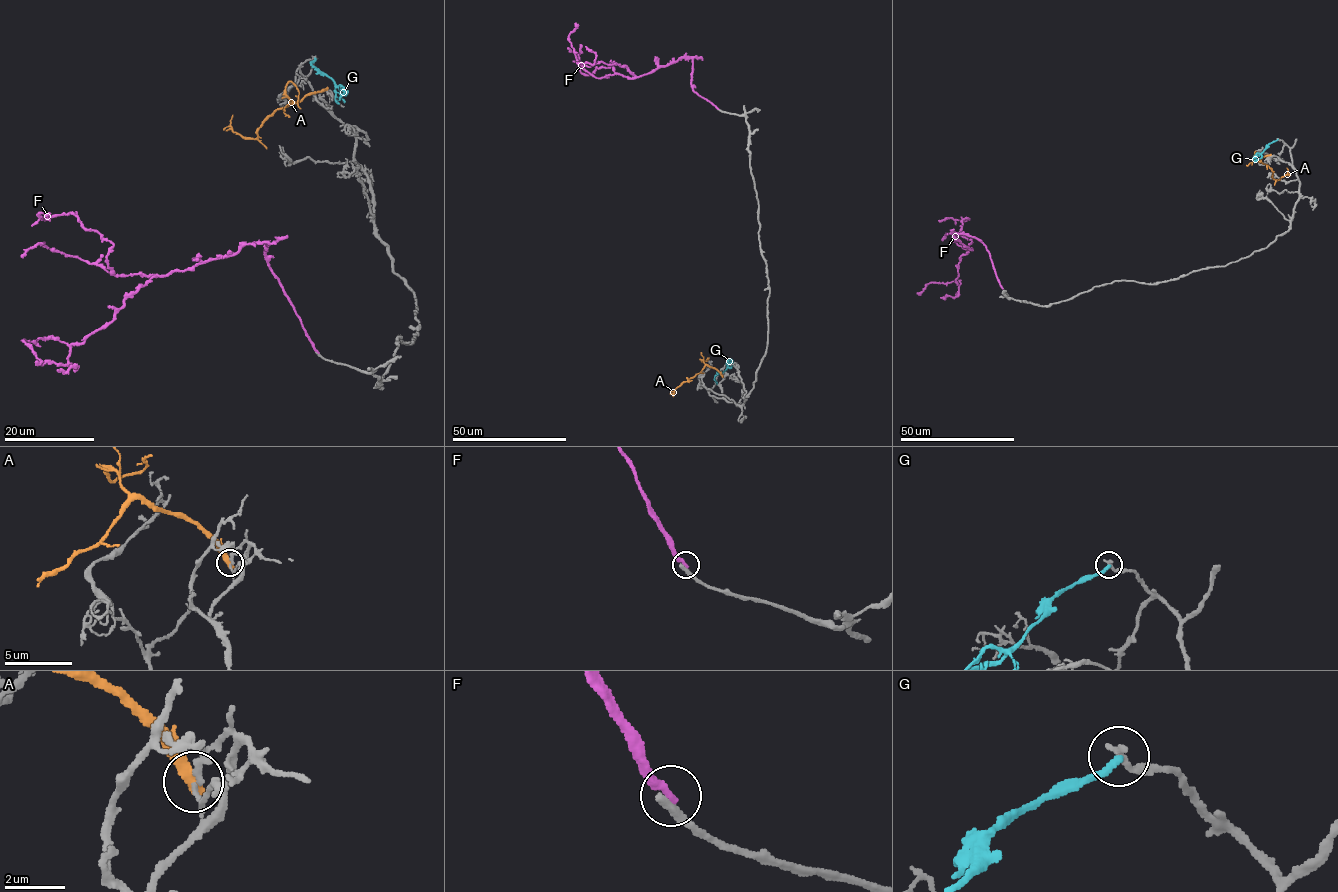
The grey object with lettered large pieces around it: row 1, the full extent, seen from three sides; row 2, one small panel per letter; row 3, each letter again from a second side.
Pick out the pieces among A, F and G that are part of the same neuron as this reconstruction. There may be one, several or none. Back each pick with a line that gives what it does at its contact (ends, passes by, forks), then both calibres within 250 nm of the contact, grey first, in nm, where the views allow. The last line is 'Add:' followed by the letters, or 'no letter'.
Add: no letter

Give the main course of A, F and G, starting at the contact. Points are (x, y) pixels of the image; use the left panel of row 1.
A: (326, 89), (276, 110), (257, 131), (256, 138), (243, 138), (233, 130), (232, 114)
F: (318, 352), (269, 266), (267, 244), (252, 242), (185, 270), (155, 275), (82, 343), (23, 340), (37, 361)
G: (315, 58), (311, 65), (342, 86), (346, 94), (344, 89)

